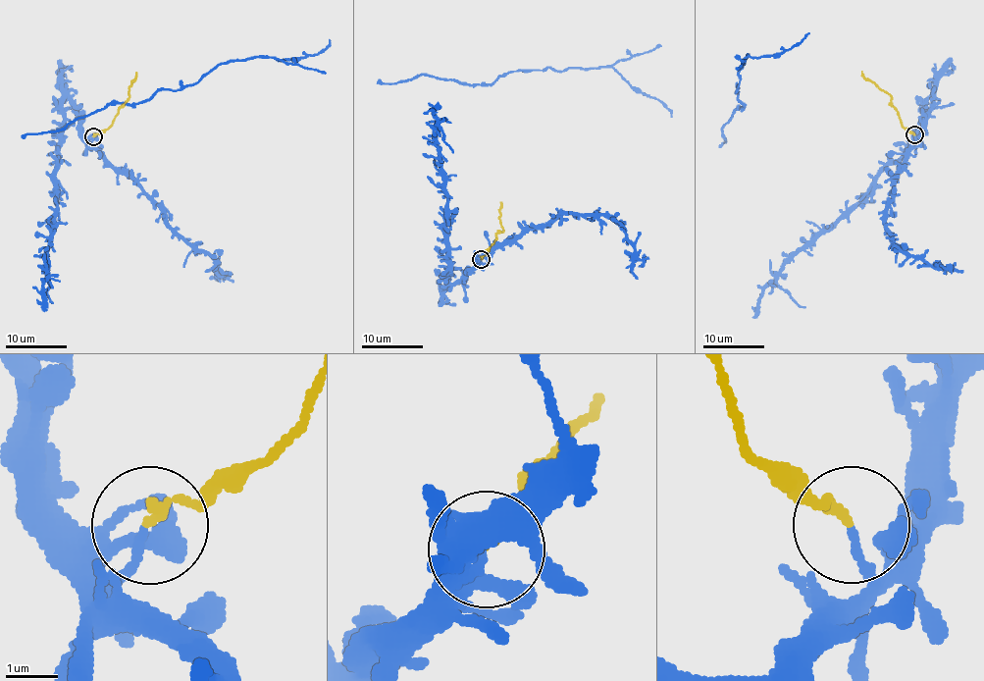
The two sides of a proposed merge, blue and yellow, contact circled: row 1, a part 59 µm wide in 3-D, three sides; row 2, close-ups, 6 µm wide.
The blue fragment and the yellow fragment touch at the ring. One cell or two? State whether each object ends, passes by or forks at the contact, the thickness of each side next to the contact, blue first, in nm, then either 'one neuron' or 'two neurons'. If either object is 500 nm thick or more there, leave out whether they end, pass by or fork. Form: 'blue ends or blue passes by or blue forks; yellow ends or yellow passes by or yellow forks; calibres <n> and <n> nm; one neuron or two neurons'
blue ends; yellow ends; calibres 140 and 180 nm; two neurons

